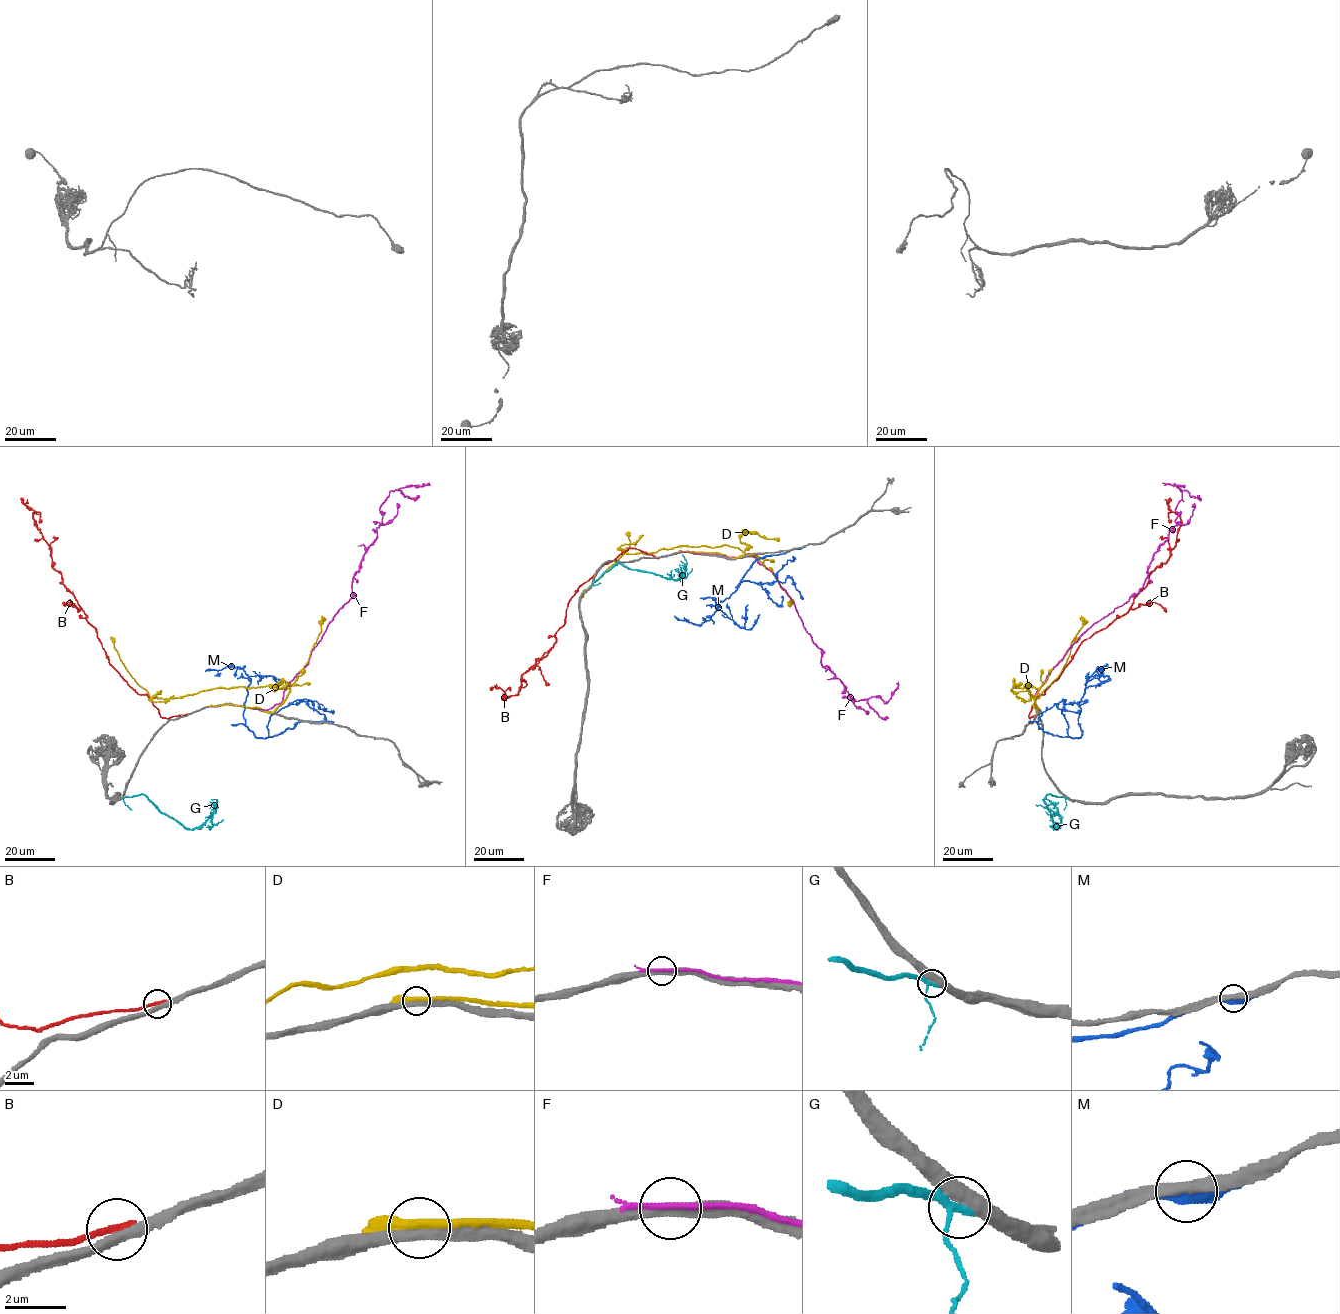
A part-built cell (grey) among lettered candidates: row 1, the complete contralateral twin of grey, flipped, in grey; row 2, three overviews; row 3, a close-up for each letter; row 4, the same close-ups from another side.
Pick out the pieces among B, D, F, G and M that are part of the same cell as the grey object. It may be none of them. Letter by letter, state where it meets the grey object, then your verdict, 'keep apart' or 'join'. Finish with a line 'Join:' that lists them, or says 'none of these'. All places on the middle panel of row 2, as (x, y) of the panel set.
B: contact (657, 557); keep apart
D: contact (683, 551); keep apart
F: contact (683, 552); keep apart
G: contact (591, 585); join
M: contact (798, 548); keep apart
Join: G

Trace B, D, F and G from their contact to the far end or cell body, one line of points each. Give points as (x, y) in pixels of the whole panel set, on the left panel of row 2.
B: (188, 713), (161, 717), (150, 698), (138, 694), (109, 662), (96, 630), (52, 567), (35, 512), (21, 498)
D: (214, 706), (272, 712), (289, 689), (272, 685), (211, 688), (152, 698), (131, 675), (110, 638)
F: (214, 706), (268, 710), (281, 702), (352, 596), (353, 577), (376, 539), (390, 491), (429, 483)
G: (122, 798), (143, 794), (161, 812), (193, 829), (216, 811), (217, 807), (213, 805)

